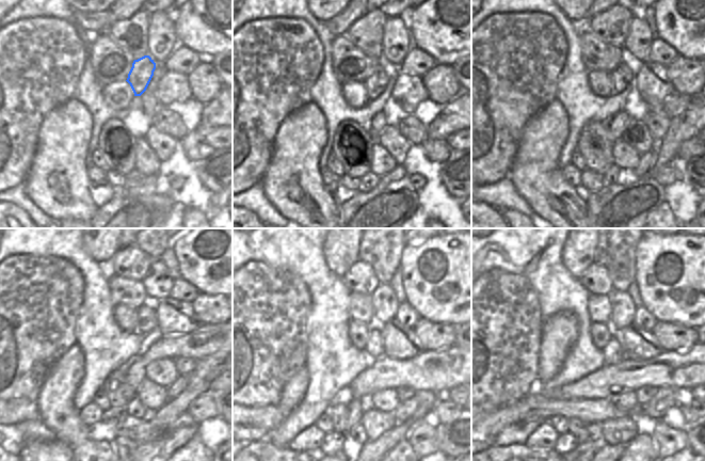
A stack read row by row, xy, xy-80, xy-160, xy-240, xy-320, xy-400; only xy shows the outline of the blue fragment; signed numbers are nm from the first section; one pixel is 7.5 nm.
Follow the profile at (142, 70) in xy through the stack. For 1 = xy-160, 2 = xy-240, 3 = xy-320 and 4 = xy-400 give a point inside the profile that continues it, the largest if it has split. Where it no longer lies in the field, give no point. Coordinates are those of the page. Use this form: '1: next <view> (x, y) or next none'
1: next xy-160 (622, 77)
2: next xy-240 (146, 320)
3: next xy-320 (374, 347)
4: next xy-400 (612, 352)

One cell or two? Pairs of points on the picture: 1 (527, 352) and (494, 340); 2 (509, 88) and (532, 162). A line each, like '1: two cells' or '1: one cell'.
1: one cell
2: two cells

